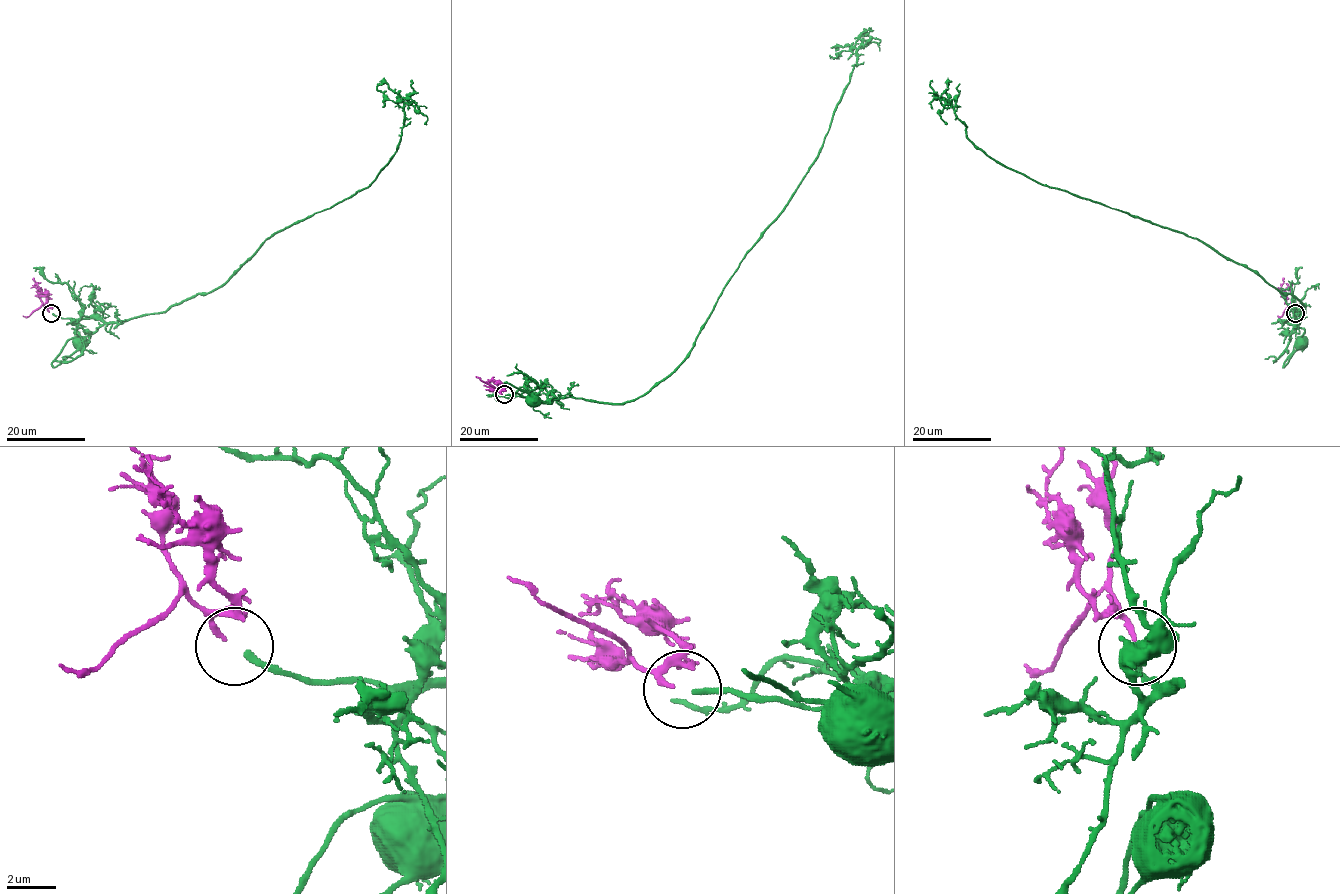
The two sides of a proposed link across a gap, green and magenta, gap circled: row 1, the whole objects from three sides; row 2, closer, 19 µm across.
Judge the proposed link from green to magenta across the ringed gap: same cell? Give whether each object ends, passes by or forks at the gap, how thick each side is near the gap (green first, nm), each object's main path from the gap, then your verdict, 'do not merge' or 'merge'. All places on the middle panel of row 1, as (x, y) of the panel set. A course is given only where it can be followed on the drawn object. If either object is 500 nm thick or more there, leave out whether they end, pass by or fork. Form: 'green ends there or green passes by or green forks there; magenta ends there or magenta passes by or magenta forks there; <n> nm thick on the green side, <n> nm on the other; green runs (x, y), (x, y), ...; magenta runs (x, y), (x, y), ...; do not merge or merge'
green ends there; magenta ends there; 240 nm thick on the green side, 220 nm on the other; green runs (505, 394), (550, 402), (556, 397), (549, 403), (532, 399); magenta runs (502, 394), (503, 387), (495, 381), (486, 383); merge

